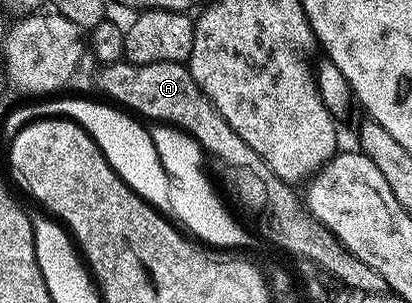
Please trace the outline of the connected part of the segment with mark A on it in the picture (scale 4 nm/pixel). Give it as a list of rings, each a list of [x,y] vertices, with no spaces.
[[[123,60],[98,68],[94,84],[98,91],[106,94],[109,101],[159,123],[167,123],[184,131],[212,159],[222,162],[222,166],[237,171],[238,167],[260,164],[263,159],[238,138],[234,130],[215,108],[201,94],[183,63],[150,63],[133,65]]]

